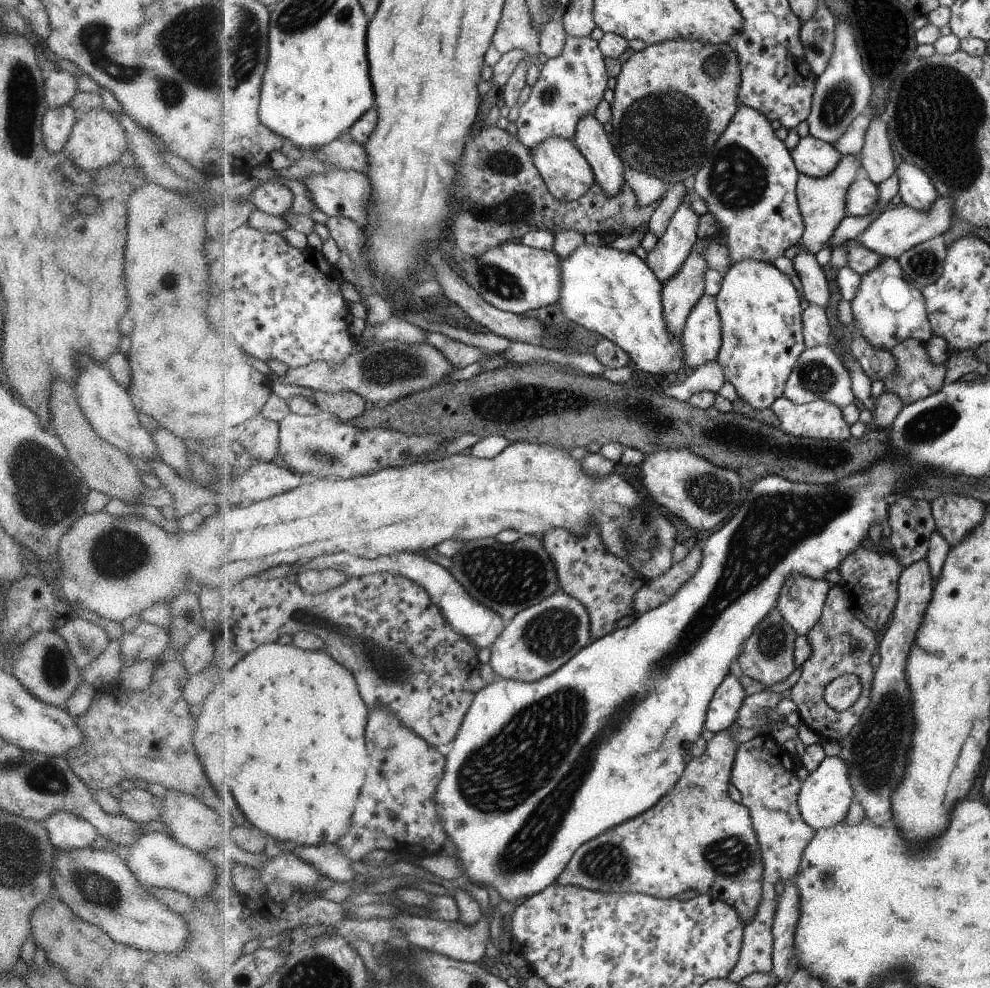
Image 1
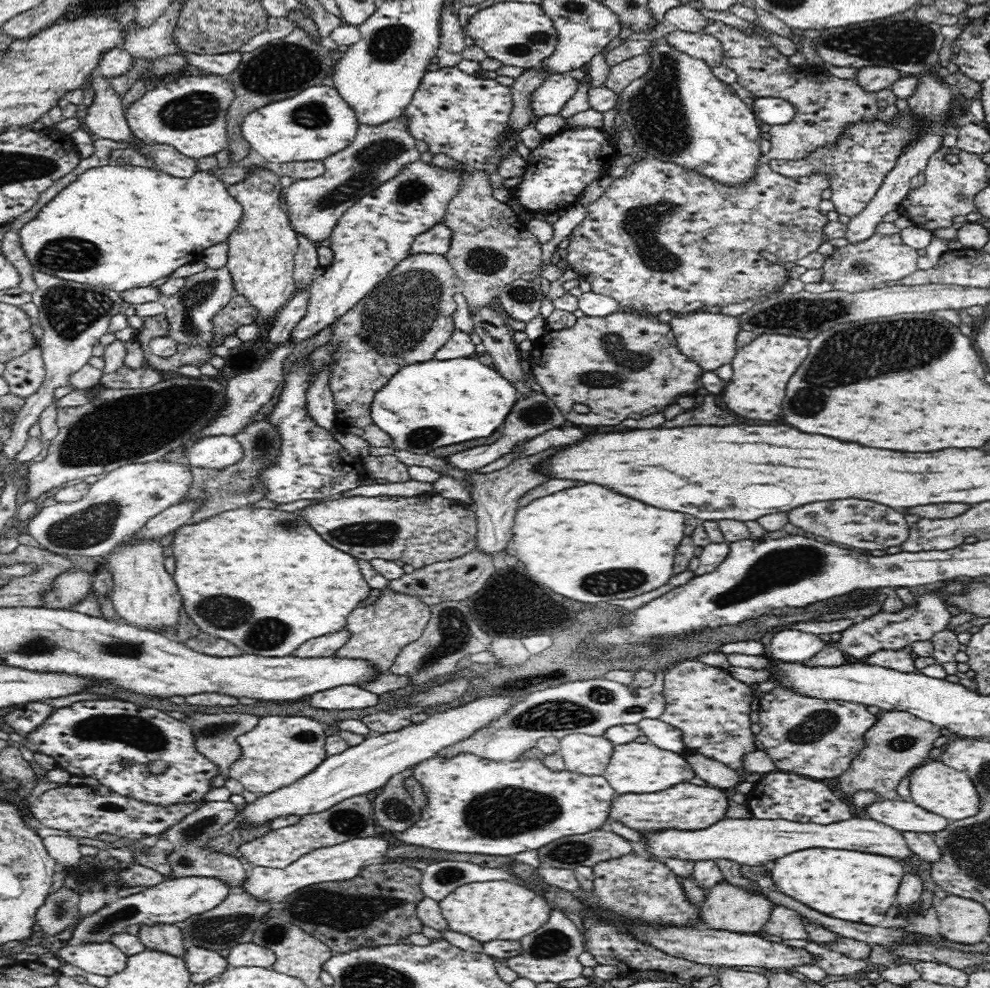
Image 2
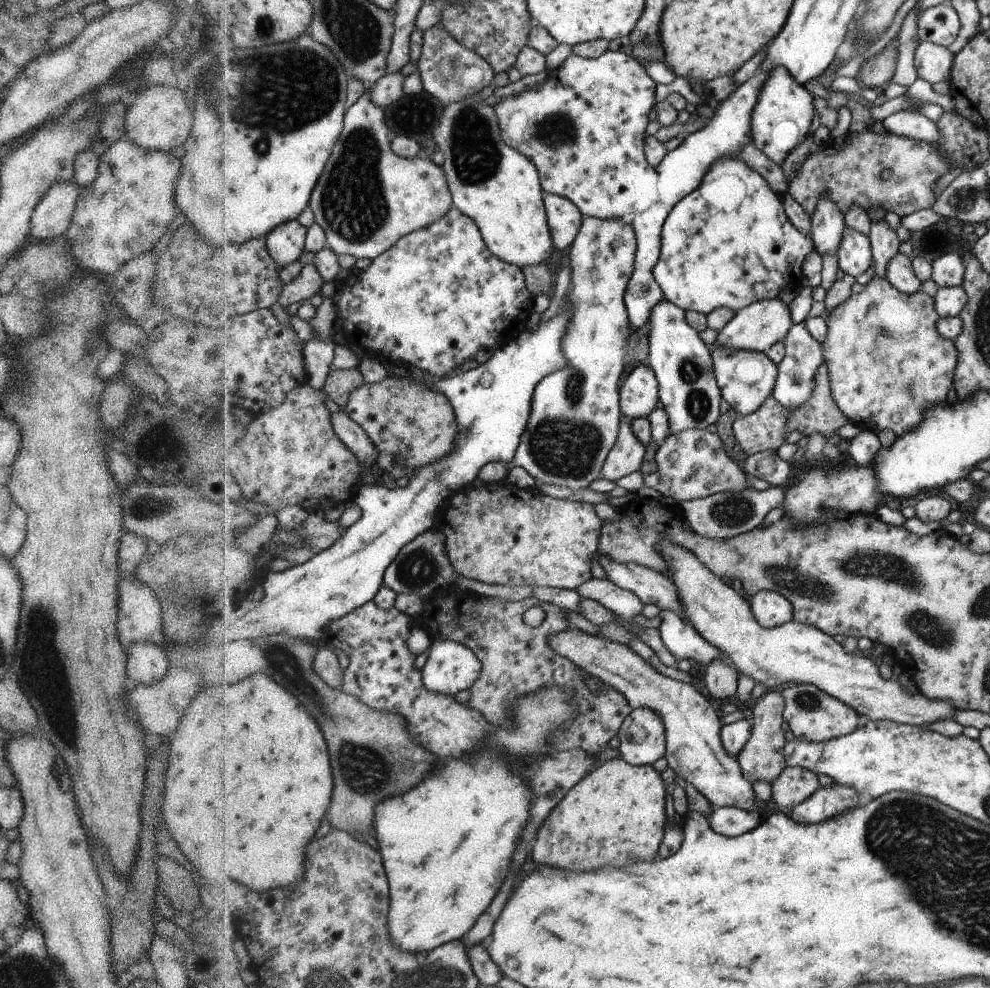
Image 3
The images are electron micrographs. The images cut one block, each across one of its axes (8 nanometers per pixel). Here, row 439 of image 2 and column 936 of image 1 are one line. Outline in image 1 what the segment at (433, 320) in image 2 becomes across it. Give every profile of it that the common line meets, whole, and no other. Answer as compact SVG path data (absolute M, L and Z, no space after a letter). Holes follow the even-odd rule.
M907 338L889 353L898 362L898 372L894 374L896 380L884 380L883 392L896 394L908 405L943 388L946 364L934 364L923 341Z

